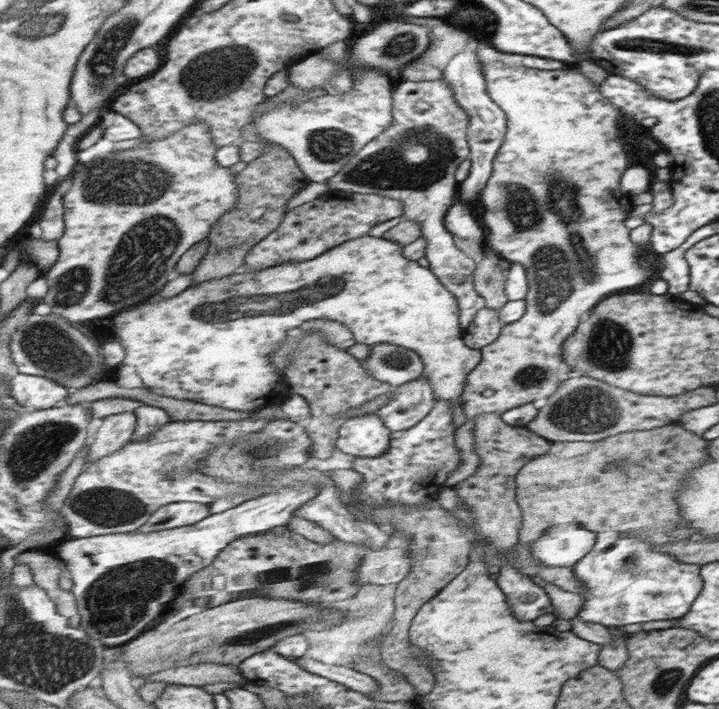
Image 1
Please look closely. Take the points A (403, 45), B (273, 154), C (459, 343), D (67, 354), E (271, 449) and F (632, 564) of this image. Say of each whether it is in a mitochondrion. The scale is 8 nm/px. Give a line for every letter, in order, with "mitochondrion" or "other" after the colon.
A: mitochondrion
B: other
C: other
D: mitochondrion
E: mitochondrion
F: mitochondrion

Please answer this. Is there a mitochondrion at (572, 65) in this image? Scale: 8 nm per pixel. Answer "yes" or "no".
no

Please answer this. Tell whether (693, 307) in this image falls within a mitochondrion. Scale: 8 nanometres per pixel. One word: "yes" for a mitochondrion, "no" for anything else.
no

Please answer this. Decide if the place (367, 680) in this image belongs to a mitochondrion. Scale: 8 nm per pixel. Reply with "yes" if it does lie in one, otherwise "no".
no

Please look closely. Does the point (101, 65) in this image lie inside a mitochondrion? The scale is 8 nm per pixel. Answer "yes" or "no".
yes

